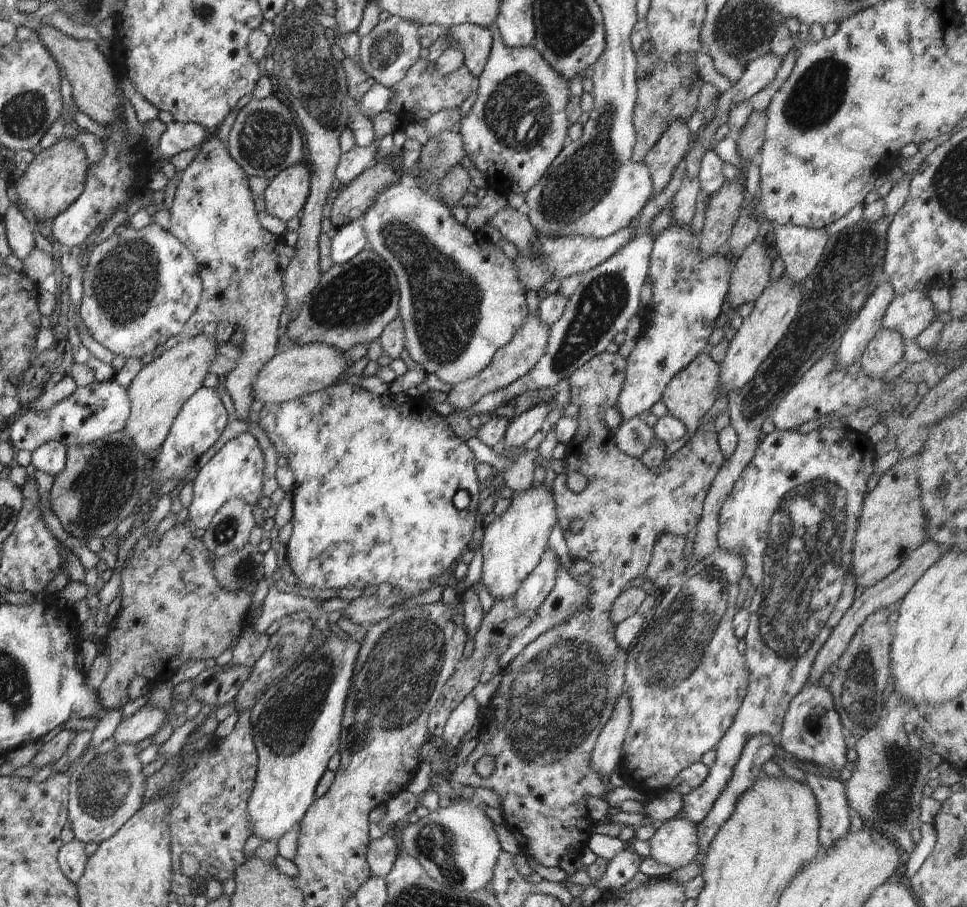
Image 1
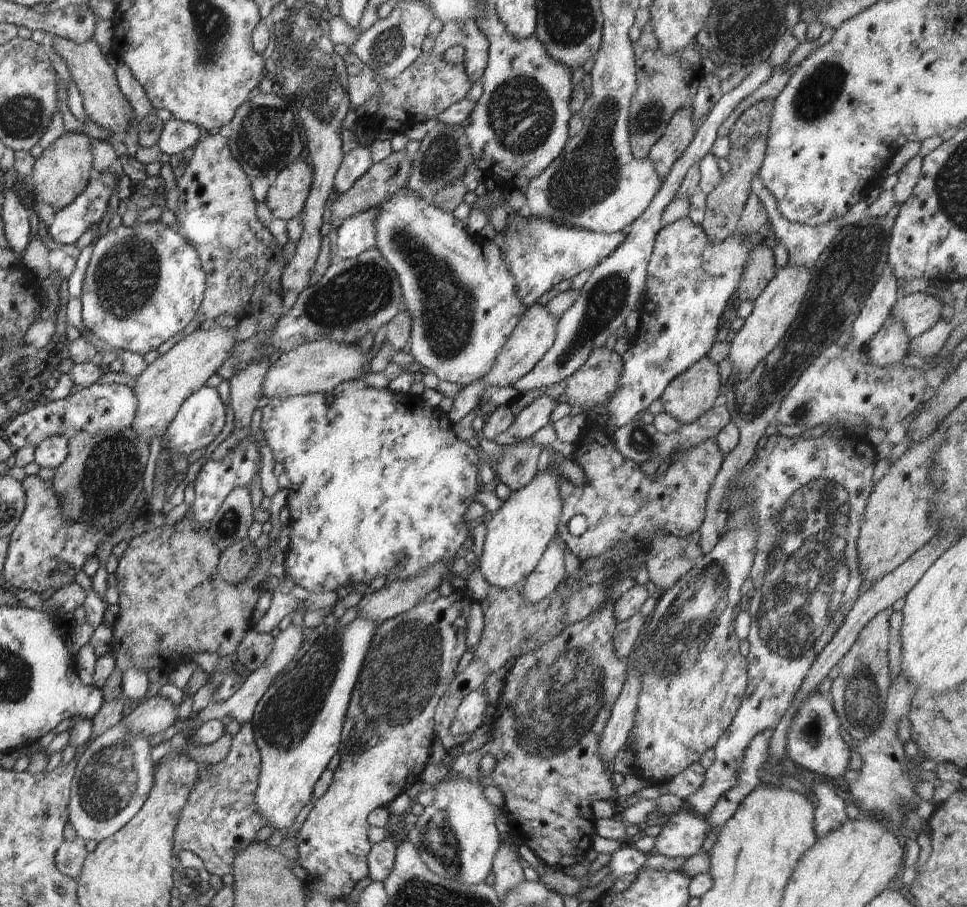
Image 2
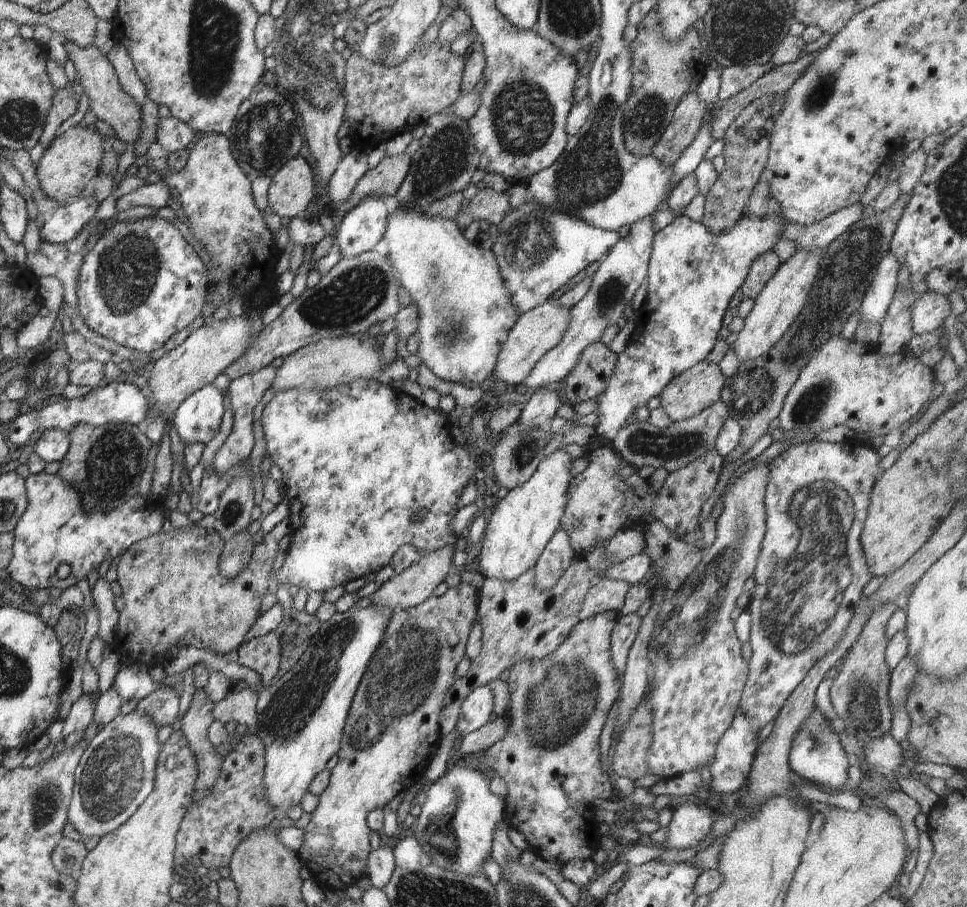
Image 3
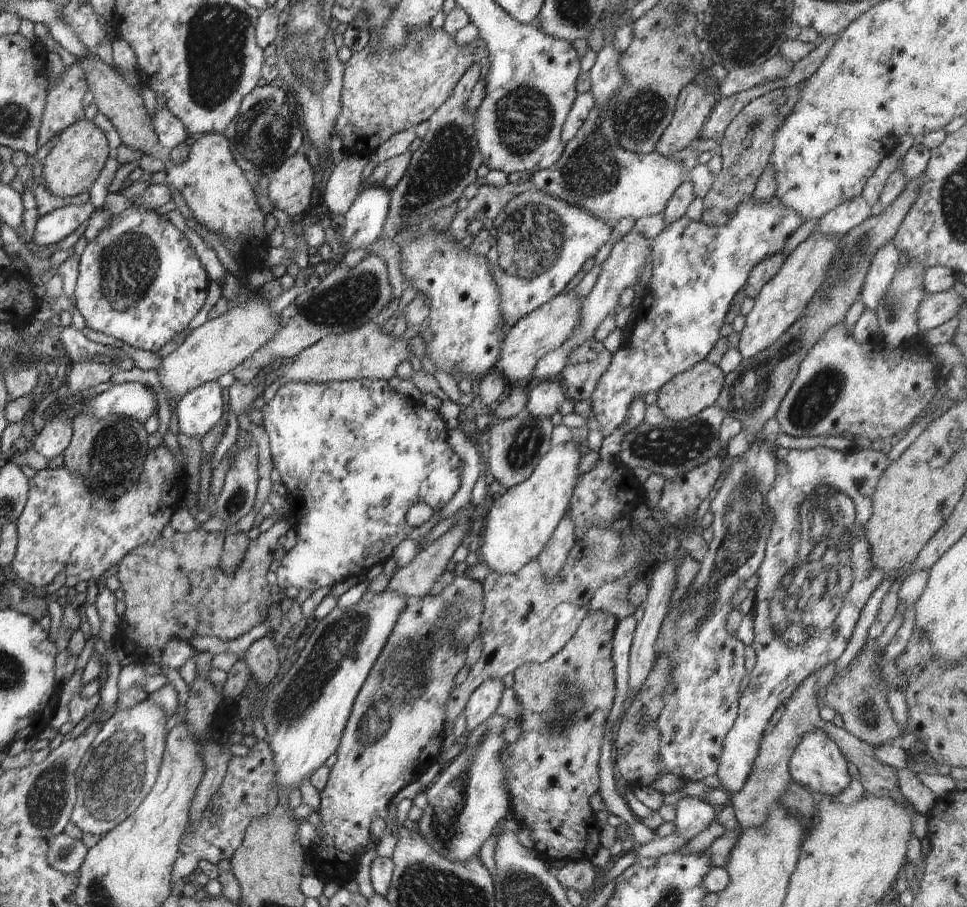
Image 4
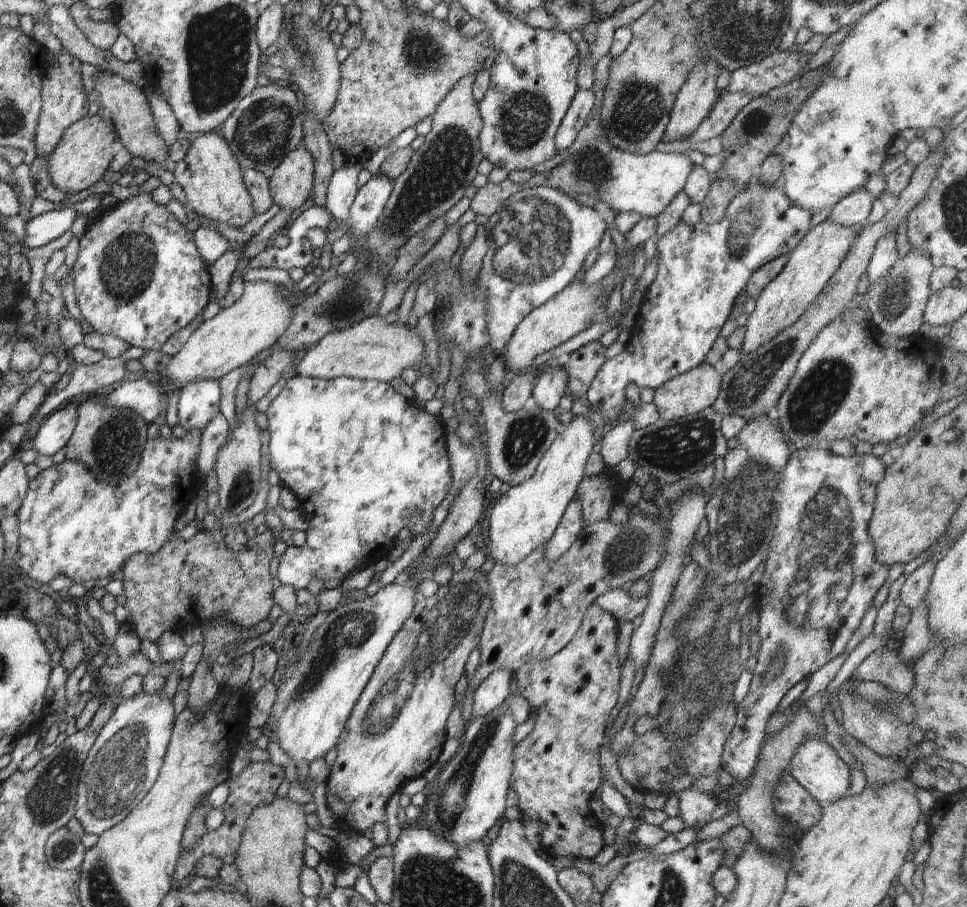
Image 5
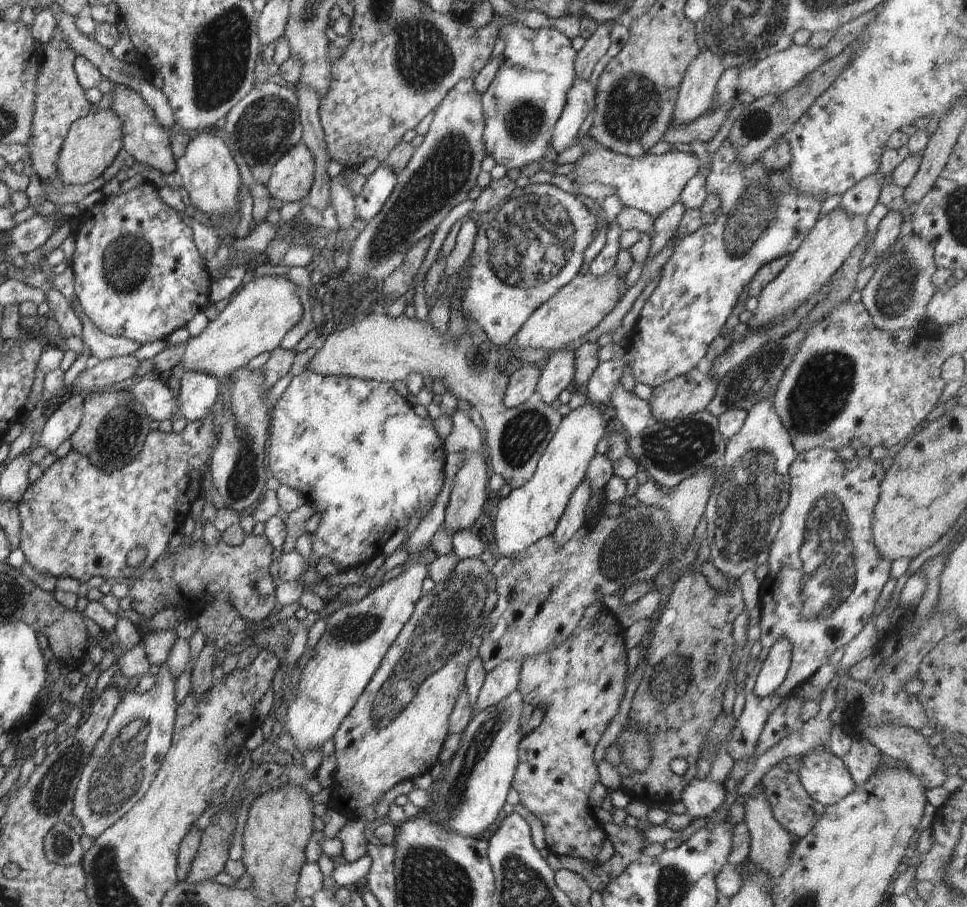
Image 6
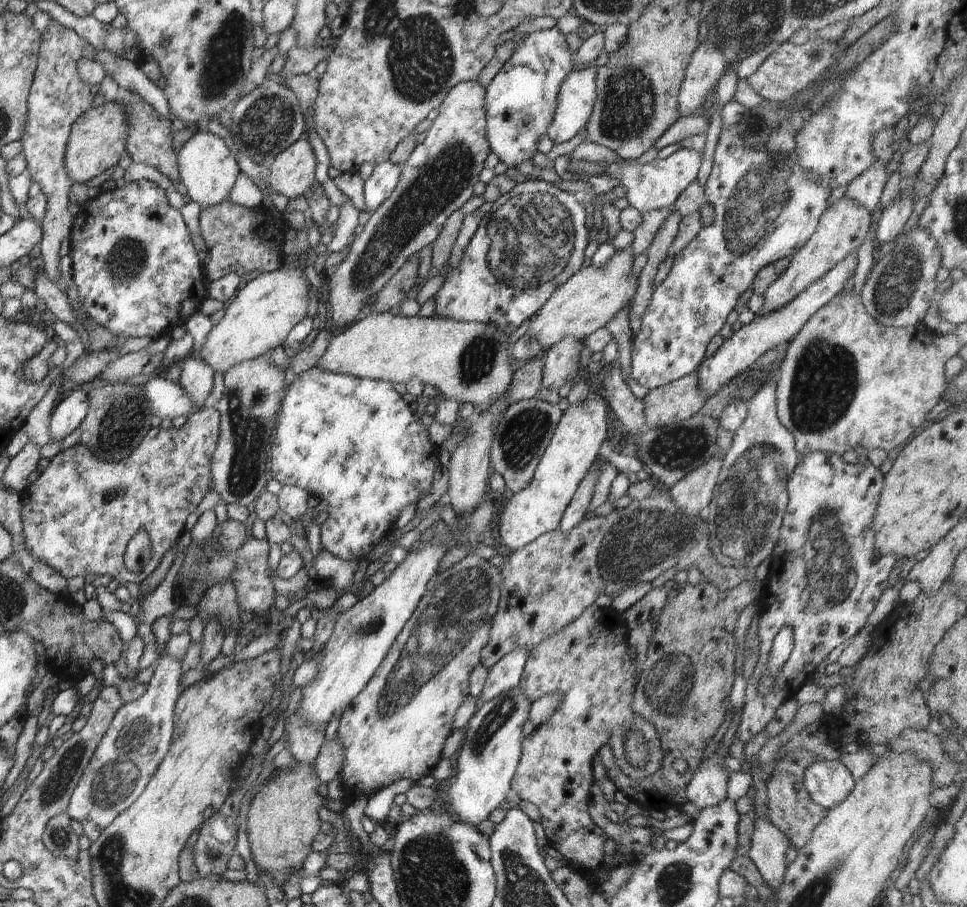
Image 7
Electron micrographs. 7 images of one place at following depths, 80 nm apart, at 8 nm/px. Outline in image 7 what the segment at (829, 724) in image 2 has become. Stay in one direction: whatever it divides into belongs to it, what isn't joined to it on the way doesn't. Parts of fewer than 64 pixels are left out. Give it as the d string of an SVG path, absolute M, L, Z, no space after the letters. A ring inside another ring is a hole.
M839 759L816 760L806 769L804 776L804 786L812 800L828 810L846 800L855 787L854 777Z

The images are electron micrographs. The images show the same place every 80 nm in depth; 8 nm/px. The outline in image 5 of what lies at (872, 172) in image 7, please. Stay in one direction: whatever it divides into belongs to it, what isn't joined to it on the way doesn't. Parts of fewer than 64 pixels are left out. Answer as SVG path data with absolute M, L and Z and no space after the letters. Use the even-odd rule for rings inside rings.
M866 187L855 190L852 194L841 198L831 210L828 219L842 226L863 225L872 210L875 198L870 195Z

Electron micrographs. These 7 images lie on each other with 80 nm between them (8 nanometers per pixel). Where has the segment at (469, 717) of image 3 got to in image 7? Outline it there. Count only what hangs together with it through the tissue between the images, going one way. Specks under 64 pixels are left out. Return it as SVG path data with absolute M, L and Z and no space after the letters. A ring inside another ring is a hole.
M516 648L512 653L503 656L489 673L479 698L480 703L492 700L496 695L506 692L512 687L518 687L522 673L528 660L529 653L526 649Z

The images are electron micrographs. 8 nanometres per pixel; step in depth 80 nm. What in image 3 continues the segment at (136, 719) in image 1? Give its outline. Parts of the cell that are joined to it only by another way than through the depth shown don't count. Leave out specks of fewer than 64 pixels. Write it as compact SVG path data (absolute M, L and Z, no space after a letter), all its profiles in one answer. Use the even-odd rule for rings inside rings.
M171 687L163 689L157 688L151 692L146 698L138 702L137 708L139 711L146 711L157 724L158 728L162 728L178 716L179 696L172 690Z

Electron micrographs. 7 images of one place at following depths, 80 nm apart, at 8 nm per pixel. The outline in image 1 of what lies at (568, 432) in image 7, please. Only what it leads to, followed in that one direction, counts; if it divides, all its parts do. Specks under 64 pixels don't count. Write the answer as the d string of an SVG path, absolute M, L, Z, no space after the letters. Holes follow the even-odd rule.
M544 484L540 488L536 488L536 490L531 487L526 492L515 494L510 508L504 514L492 517L485 527L482 547L480 548L484 558L480 582L484 584L494 599L506 600L510 596L515 596L526 576L538 566L538 562L542 559L544 552L549 549L549 535L556 525L556 506L554 506L551 490L548 490Z

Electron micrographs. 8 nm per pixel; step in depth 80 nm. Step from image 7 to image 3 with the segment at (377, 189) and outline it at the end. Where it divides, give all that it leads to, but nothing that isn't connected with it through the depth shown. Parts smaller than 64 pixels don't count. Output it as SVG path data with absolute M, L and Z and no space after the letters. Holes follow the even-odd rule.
M368 195L342 218L335 237L340 245L341 257L349 259L372 251L385 233L388 210L384 199Z

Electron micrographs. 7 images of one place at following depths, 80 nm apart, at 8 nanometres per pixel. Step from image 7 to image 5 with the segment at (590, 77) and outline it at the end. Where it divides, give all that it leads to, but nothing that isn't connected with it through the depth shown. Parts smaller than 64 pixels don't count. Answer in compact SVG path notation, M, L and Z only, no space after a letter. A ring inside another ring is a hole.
M579 88L566 111L559 129L555 134L555 147L558 153L563 153L576 140L578 132L585 125L596 96L592 89Z

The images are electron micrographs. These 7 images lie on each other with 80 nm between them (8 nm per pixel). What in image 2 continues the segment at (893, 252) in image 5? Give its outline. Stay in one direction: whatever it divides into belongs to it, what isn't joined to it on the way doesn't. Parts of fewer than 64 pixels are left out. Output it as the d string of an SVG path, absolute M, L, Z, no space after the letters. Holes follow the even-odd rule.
M886 264L852 323L850 328L852 330L852 342L848 345L857 349L865 349L869 340L890 318L891 310L900 294L897 278Z

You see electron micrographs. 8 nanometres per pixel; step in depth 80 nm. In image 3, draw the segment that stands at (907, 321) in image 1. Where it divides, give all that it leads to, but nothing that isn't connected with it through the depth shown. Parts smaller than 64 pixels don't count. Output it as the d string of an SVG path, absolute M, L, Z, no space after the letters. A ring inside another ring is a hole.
M928 291L920 294L911 306L911 324L914 335L923 335L940 329L951 314L947 295Z

